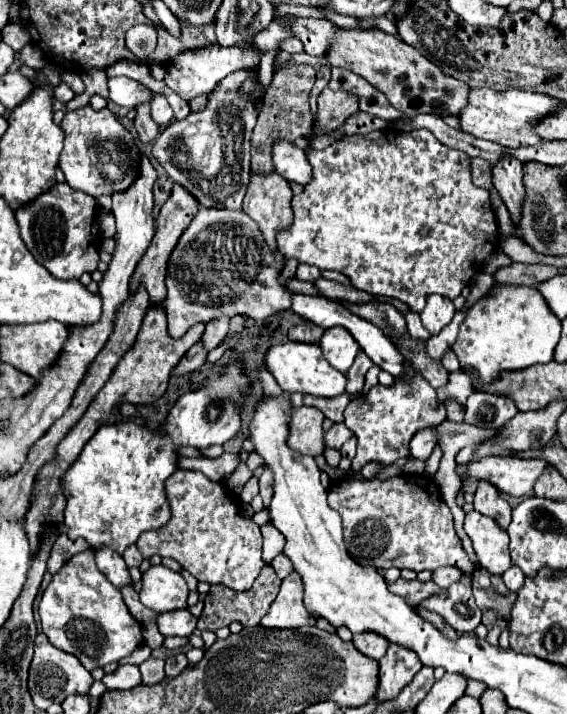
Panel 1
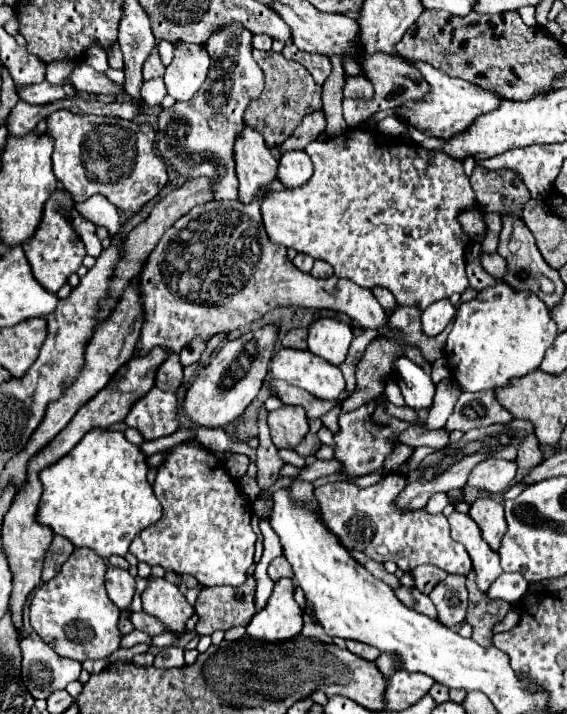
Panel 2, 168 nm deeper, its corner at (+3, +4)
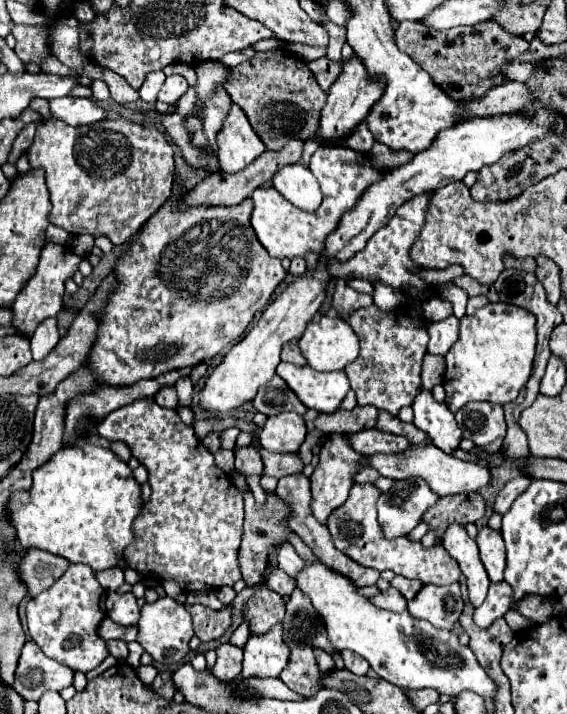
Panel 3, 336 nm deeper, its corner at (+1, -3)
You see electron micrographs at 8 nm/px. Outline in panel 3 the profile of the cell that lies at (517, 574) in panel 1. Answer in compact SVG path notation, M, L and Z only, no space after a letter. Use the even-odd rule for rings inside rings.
M504 581L492 583L486 601L474 611L476 625L478 627L492 625L492 621L502 617L510 609L510 603L512 603L512 587L508 587L508 583Z

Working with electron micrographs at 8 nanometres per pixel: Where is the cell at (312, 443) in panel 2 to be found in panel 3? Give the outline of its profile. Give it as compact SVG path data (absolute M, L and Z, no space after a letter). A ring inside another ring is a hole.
M258 447L258 453L264 461L264 475L280 479L284 475L294 475L304 469L304 463L298 453L296 455L280 455L280 453L270 453L262 447Z

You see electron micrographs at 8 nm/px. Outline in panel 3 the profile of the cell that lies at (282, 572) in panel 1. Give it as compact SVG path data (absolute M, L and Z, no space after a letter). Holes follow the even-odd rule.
M274 569L266 579L266 587L280 595L290 595L296 589L296 581L292 577L288 577L282 569Z

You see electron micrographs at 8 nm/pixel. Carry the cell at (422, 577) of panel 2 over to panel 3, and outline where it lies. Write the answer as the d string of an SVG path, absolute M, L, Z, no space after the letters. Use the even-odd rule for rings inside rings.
M396 575L392 579L392 587L396 587L408 601L412 601L414 595L420 591L420 587L424 587L424 583L420 583L418 579L404 579L402 575Z

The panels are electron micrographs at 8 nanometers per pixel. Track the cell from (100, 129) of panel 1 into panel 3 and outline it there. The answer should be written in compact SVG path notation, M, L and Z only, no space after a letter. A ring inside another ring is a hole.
M60 119L42 121L36 129L32 147L28 149L32 167L44 167L46 185L50 189L50 223L66 229L70 235L90 233L94 237L108 235L114 245L124 243L136 233L170 197L174 183L174 151L162 131L154 125L120 121L100 121L84 127L70 127Z

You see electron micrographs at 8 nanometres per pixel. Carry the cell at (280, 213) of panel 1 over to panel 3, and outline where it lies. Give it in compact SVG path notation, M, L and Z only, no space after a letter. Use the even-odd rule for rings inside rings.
M232 105L224 127L218 133L218 159L222 169L228 173L242 171L264 151L266 147L250 127L244 111L238 105Z

